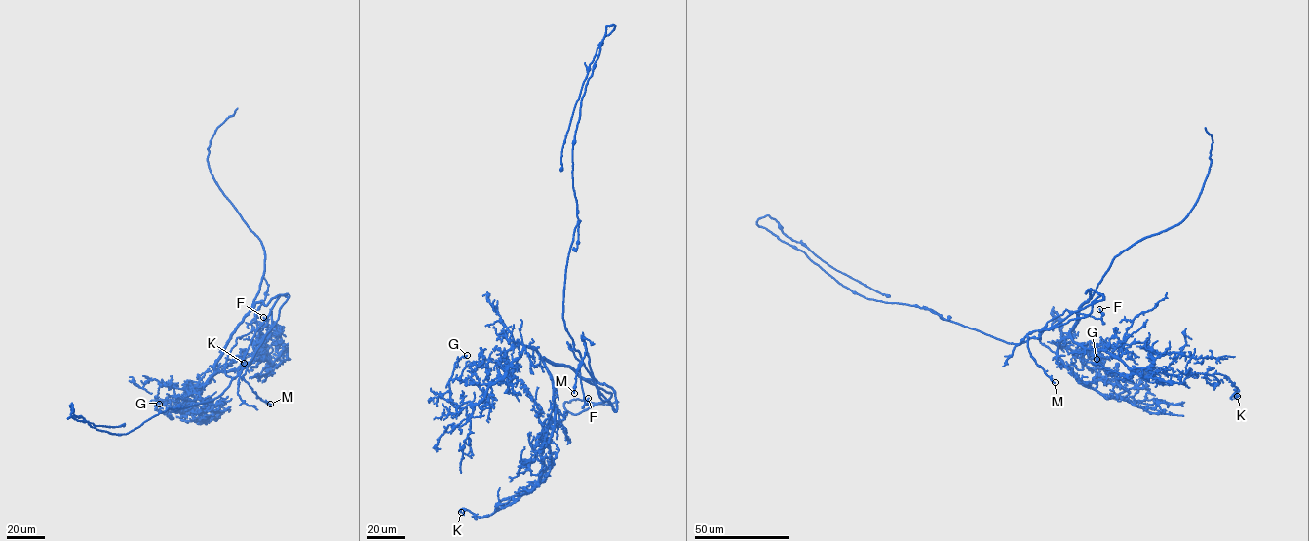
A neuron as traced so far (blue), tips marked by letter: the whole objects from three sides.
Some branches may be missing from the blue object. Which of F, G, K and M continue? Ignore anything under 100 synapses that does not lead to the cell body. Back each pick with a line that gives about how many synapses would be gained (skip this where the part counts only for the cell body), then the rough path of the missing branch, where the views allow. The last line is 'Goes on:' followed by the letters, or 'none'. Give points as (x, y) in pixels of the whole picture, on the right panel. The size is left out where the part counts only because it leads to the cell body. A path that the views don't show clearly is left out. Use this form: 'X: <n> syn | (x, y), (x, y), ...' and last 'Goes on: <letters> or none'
Goes on: none

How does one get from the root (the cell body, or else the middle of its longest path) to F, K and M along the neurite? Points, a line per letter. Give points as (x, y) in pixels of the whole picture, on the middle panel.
F: (570, 335), (573, 348), (569, 349), (567, 343), (579, 361), (586, 403), (588, 398)
K: (570, 335), (616, 411), (613, 389), (543, 359), (555, 415), (539, 453), (538, 484), (490, 515), (461, 512)
M: (570, 335), (596, 389), (614, 409), (599, 395), (584, 342), (586, 351), (574, 393)

